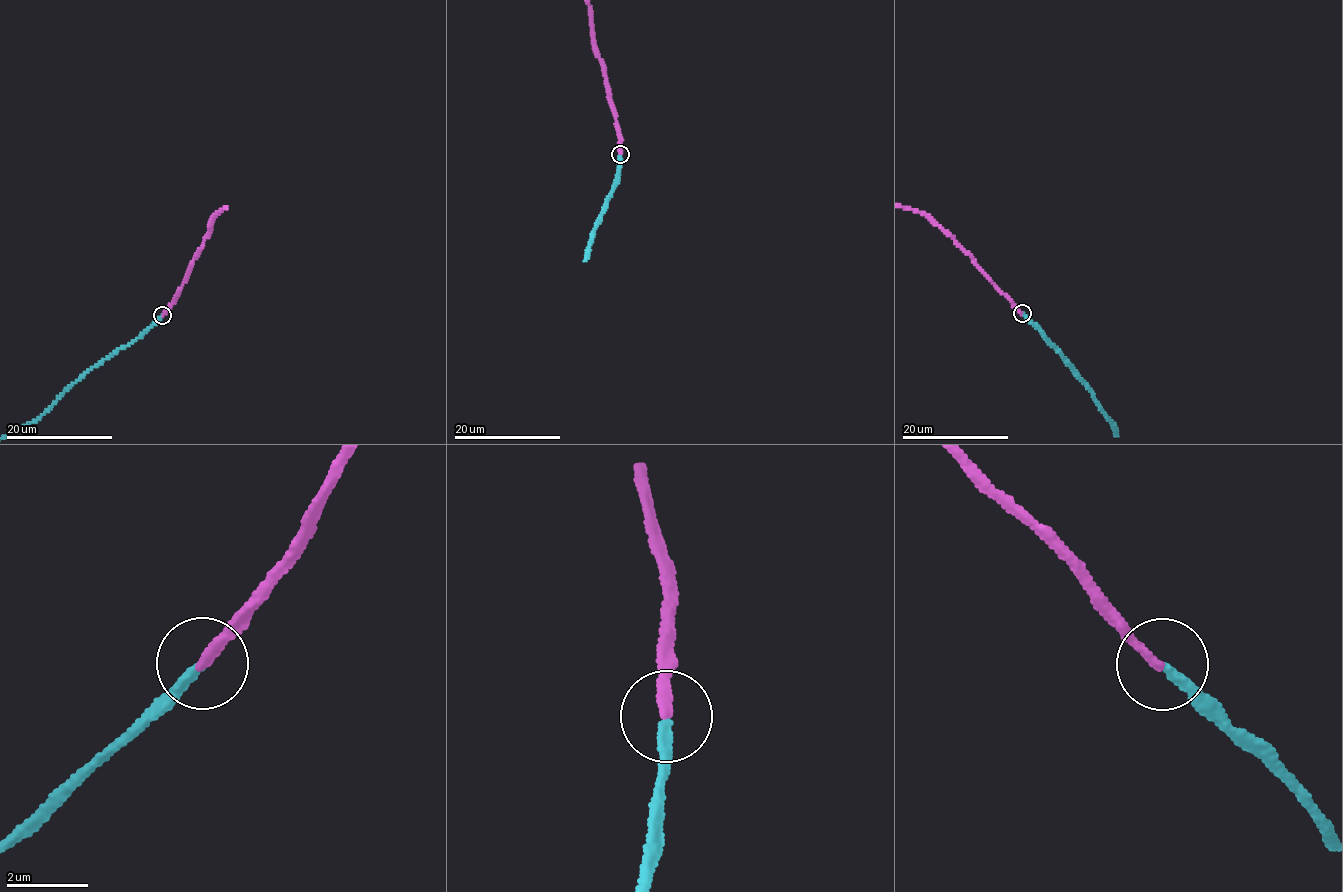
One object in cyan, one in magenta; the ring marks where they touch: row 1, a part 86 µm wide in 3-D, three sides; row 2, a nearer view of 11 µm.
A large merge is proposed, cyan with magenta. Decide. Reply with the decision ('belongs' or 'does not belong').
belongs

